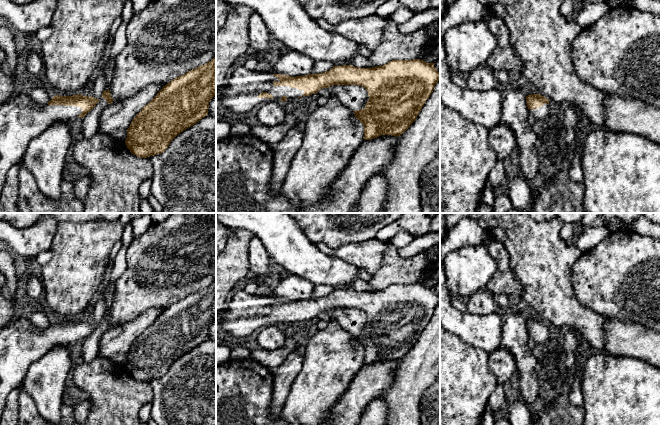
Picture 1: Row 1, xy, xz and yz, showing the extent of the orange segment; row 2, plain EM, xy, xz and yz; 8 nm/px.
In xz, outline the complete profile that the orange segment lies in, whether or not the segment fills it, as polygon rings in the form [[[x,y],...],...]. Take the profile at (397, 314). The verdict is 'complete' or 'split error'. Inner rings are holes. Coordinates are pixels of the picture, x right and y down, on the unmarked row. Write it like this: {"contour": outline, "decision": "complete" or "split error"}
{"contour": [[[420,283],[392,284],[382,290],[359,292],[352,289],[334,290],[329,295],[292,301],[289,299],[272,298],[263,295],[249,294],[244,289],[236,291],[230,296],[226,309],[219,315],[221,329],[235,338],[250,336],[257,328],[270,325],[286,325],[316,318],[322,312],[333,309],[358,309],[364,311],[369,320],[365,332],[353,335],[355,341],[364,349],[364,364],[377,362],[381,359],[400,360],[416,344],[426,324],[430,321],[436,307],[440,304],[440,297],[434,291],[435,287],[427,287]]], "decision": "split error"}

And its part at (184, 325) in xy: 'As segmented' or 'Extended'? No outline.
As segmented

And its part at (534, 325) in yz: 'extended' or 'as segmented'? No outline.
extended

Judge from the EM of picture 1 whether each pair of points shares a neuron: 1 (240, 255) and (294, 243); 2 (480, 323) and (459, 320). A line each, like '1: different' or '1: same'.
1: different
2: same

